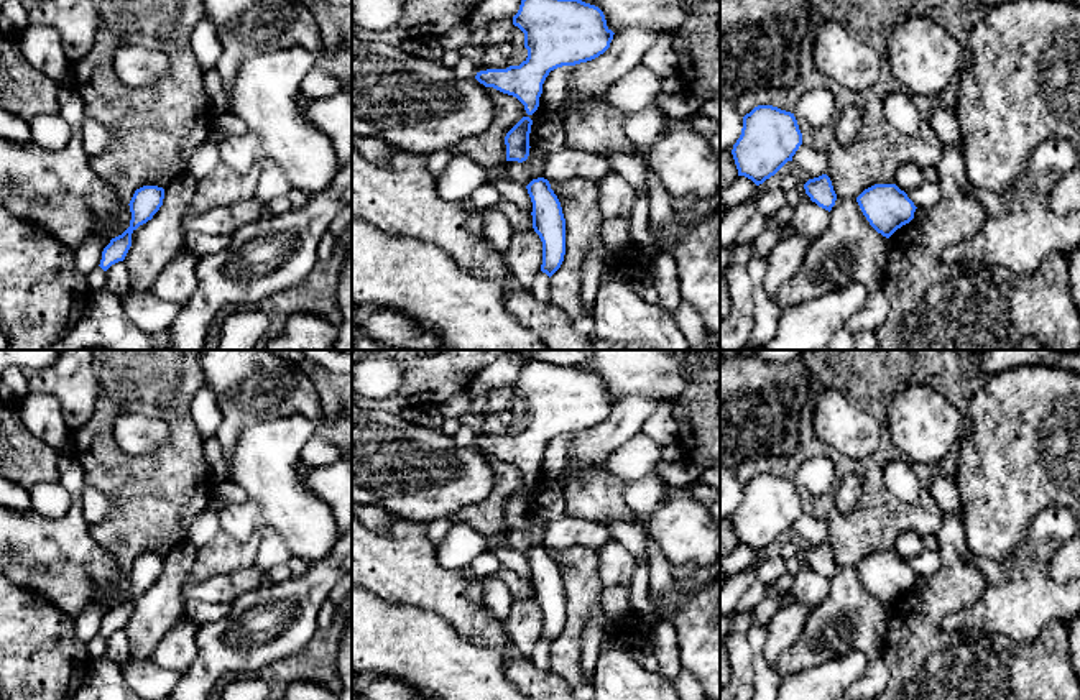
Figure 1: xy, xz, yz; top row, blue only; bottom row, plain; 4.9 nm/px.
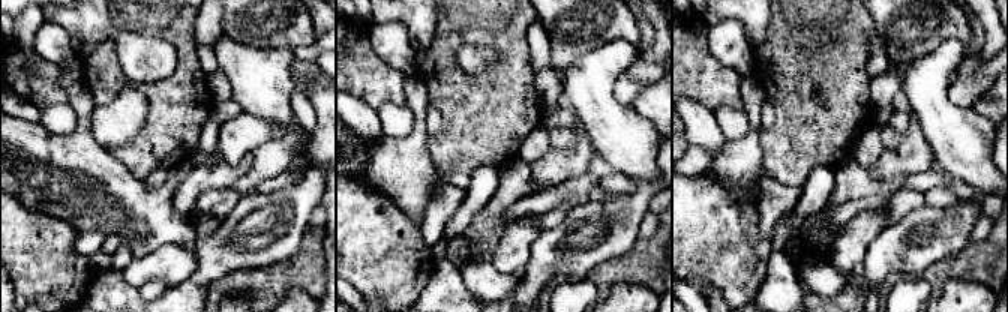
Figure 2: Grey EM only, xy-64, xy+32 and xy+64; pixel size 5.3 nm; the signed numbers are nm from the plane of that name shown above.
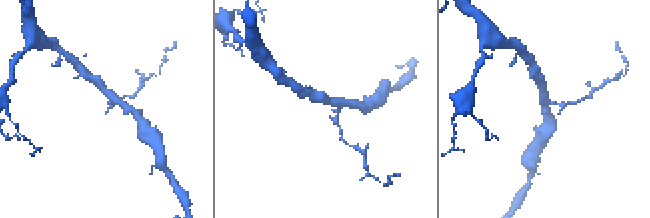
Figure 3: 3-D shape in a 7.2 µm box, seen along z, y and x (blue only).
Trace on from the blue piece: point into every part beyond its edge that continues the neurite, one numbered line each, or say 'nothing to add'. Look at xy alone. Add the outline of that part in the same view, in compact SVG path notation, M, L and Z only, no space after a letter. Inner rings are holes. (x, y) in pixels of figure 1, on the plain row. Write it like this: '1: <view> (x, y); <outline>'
nothing to add

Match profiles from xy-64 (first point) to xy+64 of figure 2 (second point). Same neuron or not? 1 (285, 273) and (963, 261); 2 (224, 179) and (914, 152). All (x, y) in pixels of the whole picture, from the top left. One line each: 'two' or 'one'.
1: one
2: one

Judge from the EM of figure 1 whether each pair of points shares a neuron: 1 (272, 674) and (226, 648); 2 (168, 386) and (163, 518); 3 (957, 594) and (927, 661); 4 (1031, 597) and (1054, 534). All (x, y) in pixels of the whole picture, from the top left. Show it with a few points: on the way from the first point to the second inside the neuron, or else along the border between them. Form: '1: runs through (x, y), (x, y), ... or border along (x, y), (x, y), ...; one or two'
1: border along (298, 653), (280, 658), (255, 674); two
2: runs through (178, 419), (178, 472), (171, 485); one
3: runs through (941, 608), (927, 621), (927, 644); one
4: runs through (1031, 582), (1031, 561), (1039, 549); one

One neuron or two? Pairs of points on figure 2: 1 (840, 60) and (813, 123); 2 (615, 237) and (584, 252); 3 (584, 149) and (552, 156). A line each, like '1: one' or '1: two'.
1: one
2: one
3: one

